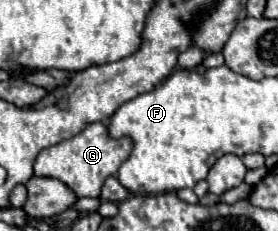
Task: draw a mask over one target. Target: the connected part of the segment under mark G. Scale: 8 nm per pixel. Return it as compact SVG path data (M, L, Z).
M96 121L96 123L88 123L78 135L42 149L34 163L34 175L56 177L64 181L68 187L72 187L78 197L100 197L100 189L106 177L116 175L120 165L128 159L130 151L132 151L130 137L114 139L108 133L108 125Z

